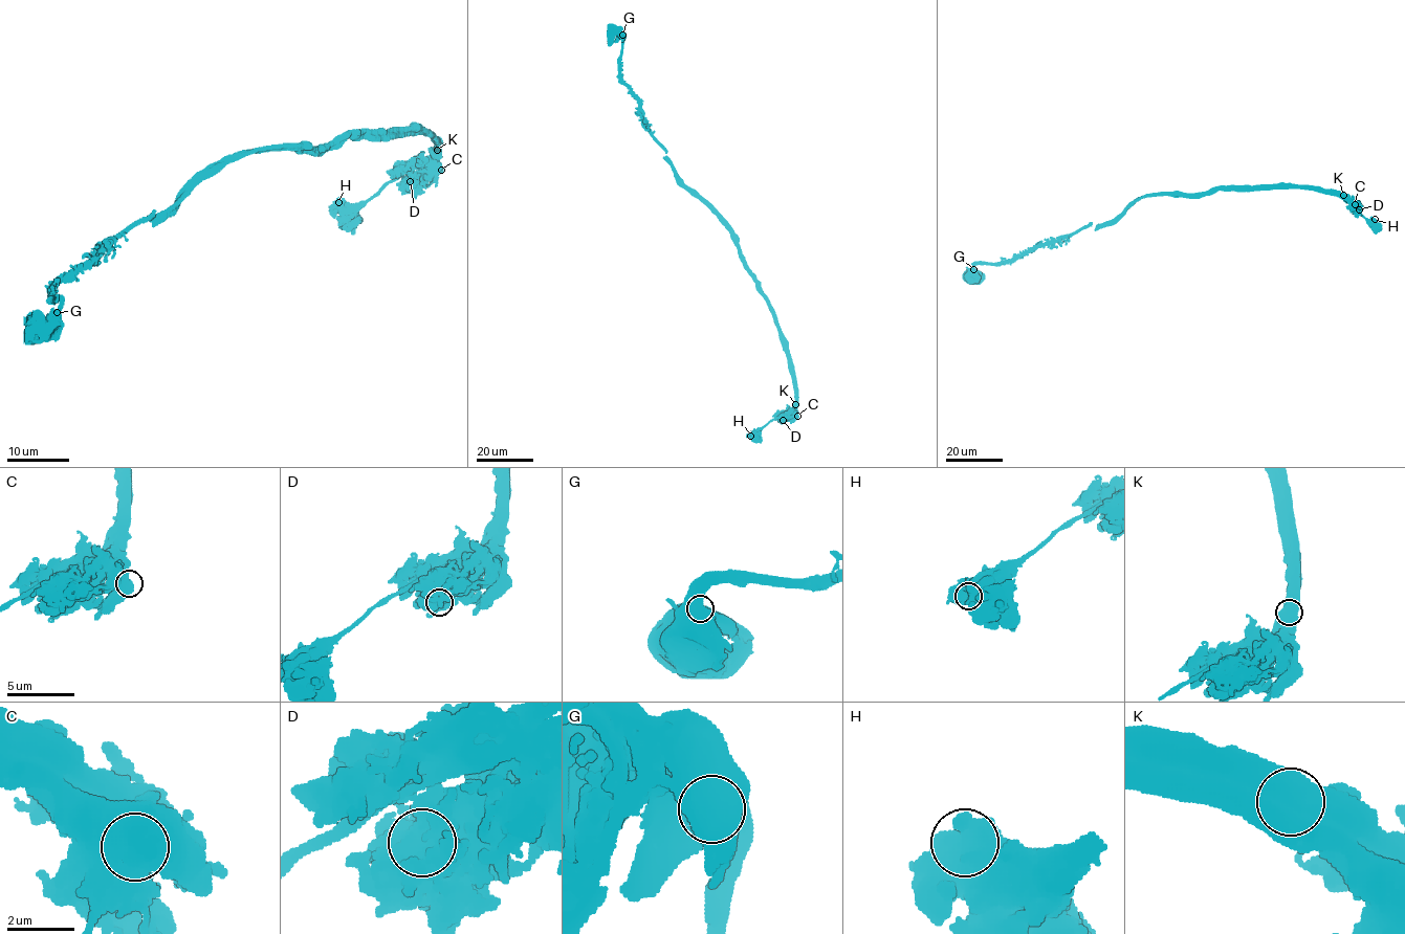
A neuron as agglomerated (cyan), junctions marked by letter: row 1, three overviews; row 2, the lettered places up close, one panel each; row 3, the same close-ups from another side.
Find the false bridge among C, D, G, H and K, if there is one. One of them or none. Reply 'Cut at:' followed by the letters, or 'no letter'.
Cut at: K

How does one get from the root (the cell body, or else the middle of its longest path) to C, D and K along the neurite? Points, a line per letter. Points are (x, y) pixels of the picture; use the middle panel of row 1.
C: (611, 30), (624, 35), (620, 78), (648, 131), (674, 173), (725, 225), (772, 314), (797, 416)
D: (611, 30), (624, 35), (620, 78), (648, 131), (674, 173), (725, 225), (772, 314), (795, 394), (783, 420)
K: (611, 30), (624, 35), (620, 78), (648, 131), (674, 173), (725, 225), (772, 314), (795, 404)

